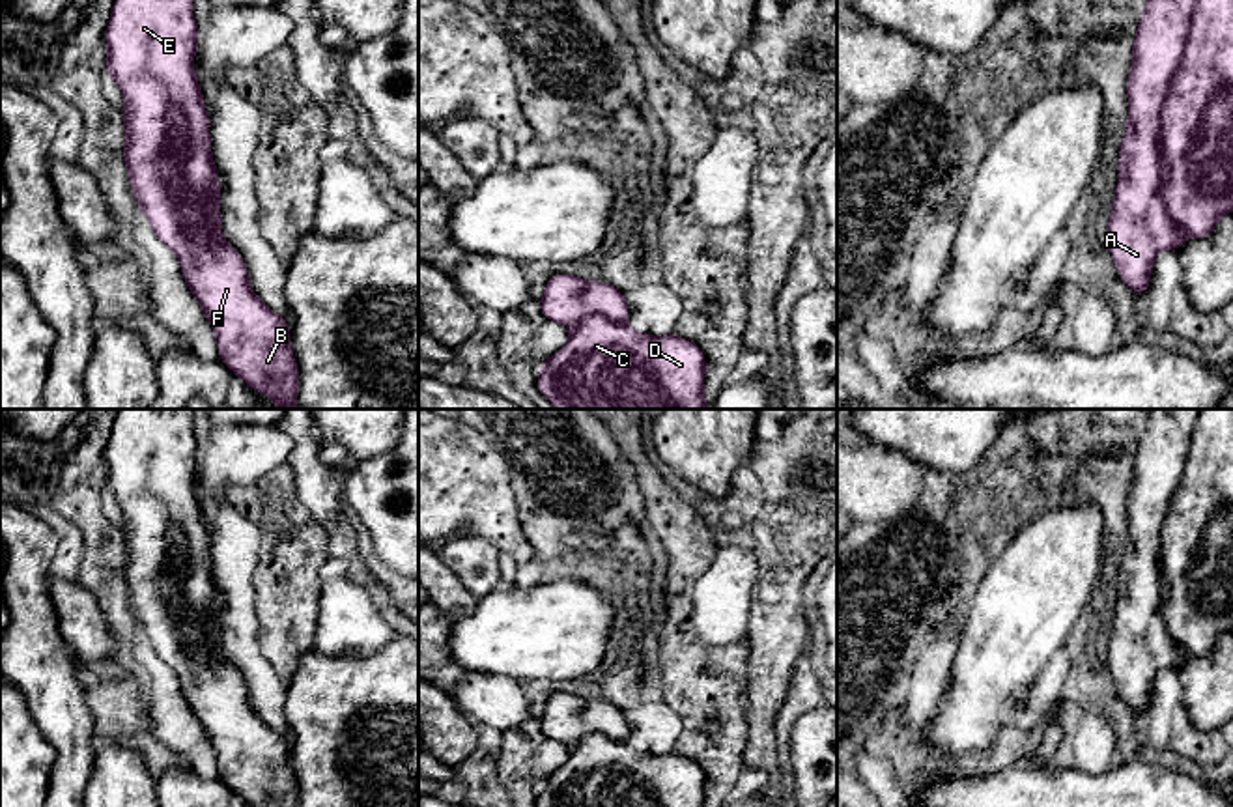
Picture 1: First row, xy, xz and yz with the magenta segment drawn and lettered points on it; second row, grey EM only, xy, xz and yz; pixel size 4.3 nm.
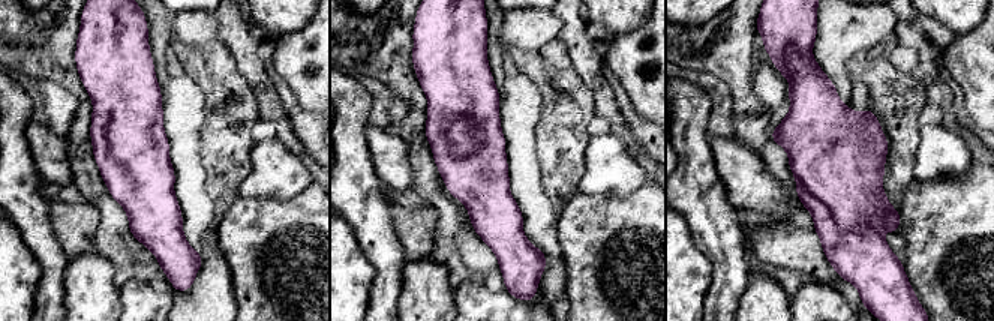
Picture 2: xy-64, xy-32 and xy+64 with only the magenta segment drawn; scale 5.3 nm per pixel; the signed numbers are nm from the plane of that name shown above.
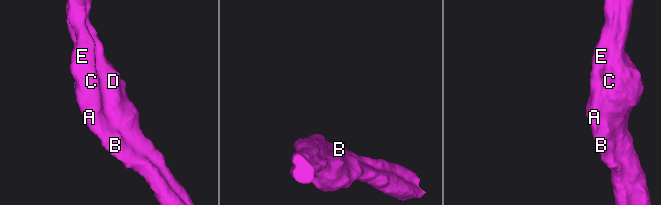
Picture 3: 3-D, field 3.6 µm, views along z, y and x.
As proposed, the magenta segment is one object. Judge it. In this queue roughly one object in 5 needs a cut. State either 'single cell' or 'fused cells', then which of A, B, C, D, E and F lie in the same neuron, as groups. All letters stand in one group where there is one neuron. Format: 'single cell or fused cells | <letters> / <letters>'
single cell | A B C D E F

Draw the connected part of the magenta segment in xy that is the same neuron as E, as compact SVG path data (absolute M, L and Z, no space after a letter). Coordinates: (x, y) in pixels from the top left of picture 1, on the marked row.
M116 0L105 43L105 73L123 95L123 163L136 205L144 211L157 239L177 256L183 280L217 336L219 361L232 370L234 377L269 396L278 409L297 409L299 368L290 344L290 319L275 314L254 293L243 256L222 235L220 185L211 151L209 114L194 75L198 28L192 0Z

